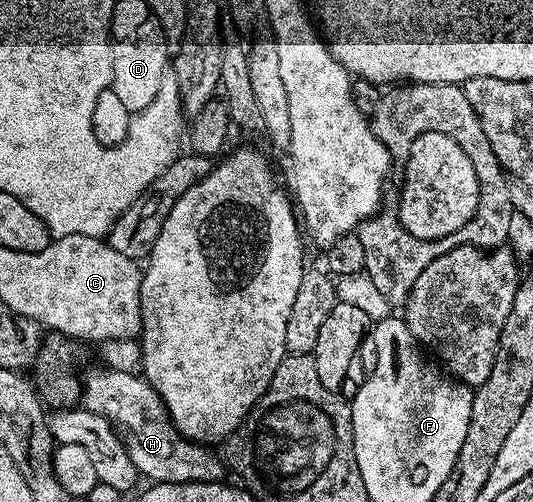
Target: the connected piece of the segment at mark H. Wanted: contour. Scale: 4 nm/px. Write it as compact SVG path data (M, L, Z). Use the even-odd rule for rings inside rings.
M98 366L87 377L81 380L81 404L89 412L96 412L106 416L112 425L118 429L120 439L126 448L126 454L131 458L138 475L148 481L159 484L185 484L193 481L205 481L207 483L218 483L227 474L224 461L209 450L210 447L198 444L184 437L180 437L175 425L170 421L170 413L164 405L163 400L157 394L150 383L136 373L119 373L115 369L106 366Z

